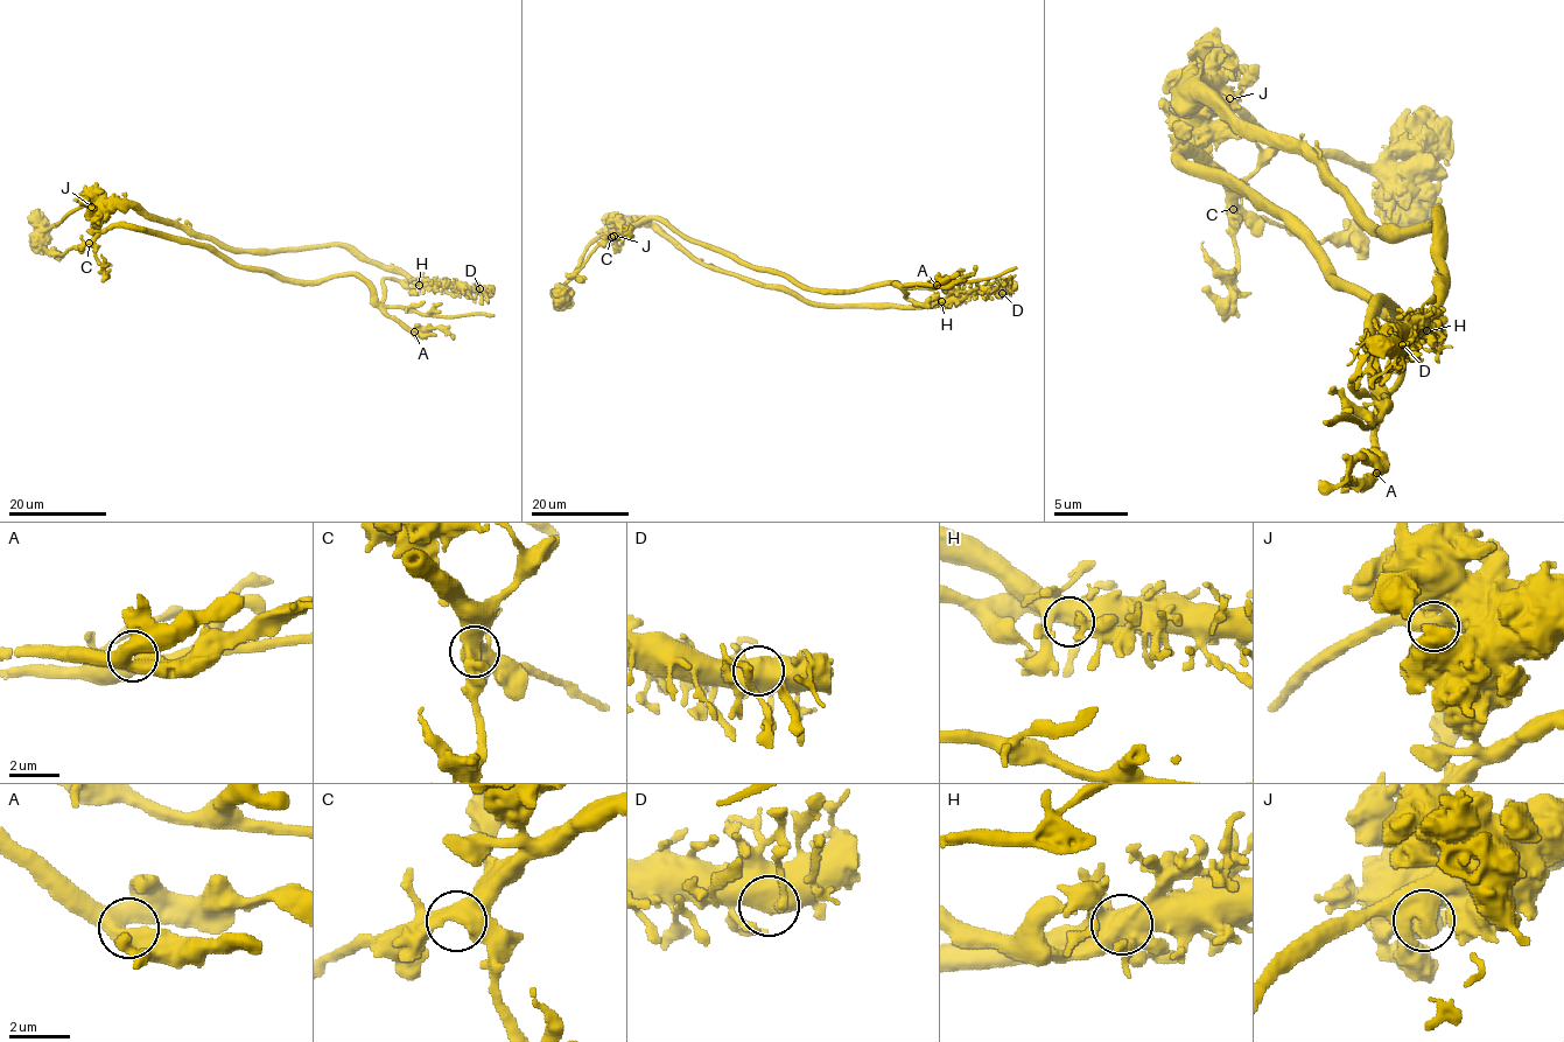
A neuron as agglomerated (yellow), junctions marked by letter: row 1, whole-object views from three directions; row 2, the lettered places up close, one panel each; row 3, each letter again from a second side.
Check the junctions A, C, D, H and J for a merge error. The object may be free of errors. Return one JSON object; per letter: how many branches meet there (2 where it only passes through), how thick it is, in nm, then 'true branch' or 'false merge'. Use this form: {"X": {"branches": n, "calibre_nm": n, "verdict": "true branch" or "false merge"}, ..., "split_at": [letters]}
{"A": {"branches": 3, "calibre_nm": 500, "verdict": "true branch"}, "C": {"branches": 3, "calibre_nm": 480, "verdict": "true branch"}, "D": {"branches": 3, "calibre_nm": 600, "verdict": "true branch"}, "H": {"branches": 3, "calibre_nm": 600, "verdict": "false merge"}, "J": {"branches": 3, "calibre_nm": 550, "verdict": "true branch"}, "split_at": ["H"]}

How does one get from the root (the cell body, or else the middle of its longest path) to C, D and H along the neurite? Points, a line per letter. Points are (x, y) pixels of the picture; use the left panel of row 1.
C: (112, 203), (99, 232), (89, 243)
D: (112, 203), (141, 208), (235, 249), (353, 246), (413, 279), (479, 288)
H: (112, 203), (141, 208), (182, 229), (242, 250), (353, 246), (370, 259), (401, 268), (418, 284)

